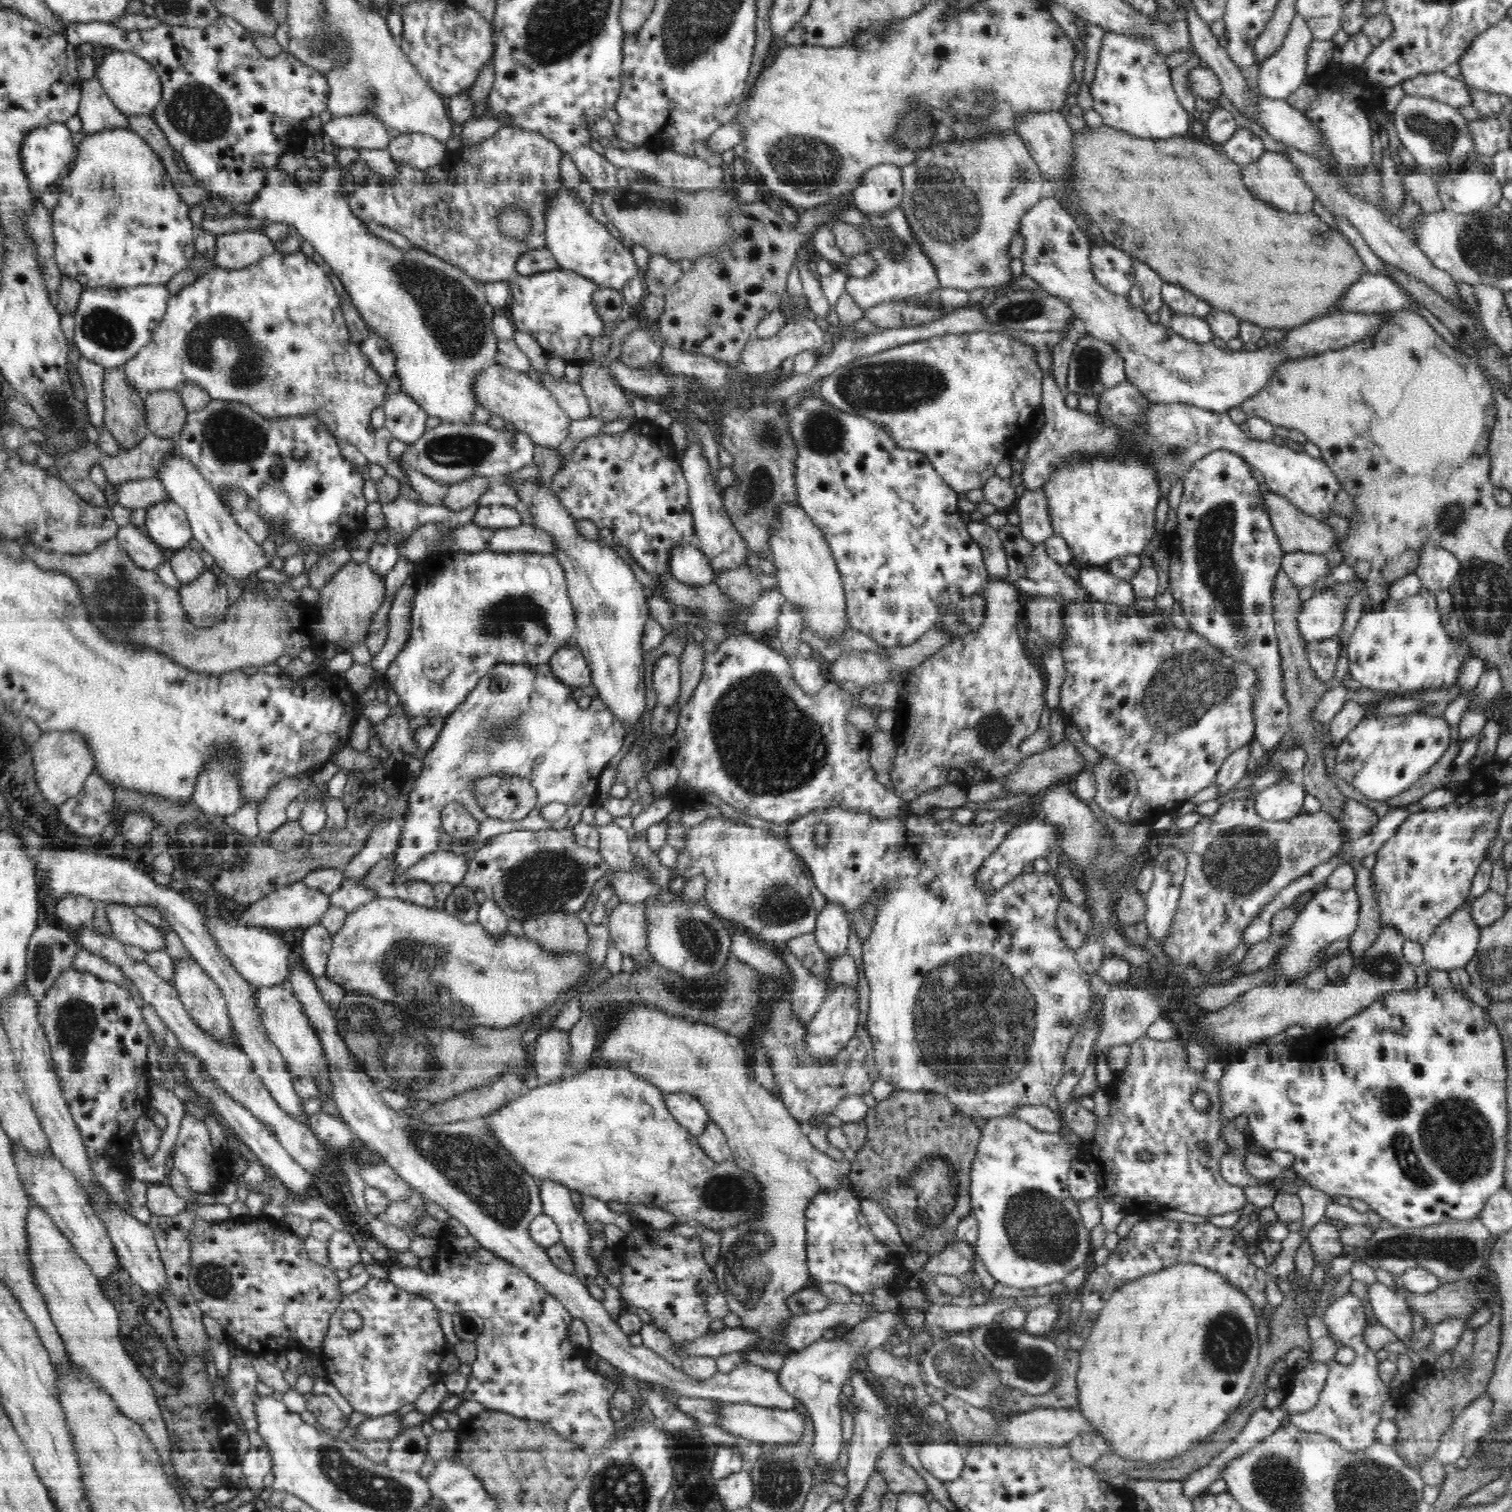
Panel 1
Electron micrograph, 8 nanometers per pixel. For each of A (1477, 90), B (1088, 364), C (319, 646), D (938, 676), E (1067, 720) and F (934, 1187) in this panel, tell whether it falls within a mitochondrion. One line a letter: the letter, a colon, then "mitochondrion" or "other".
A: other
B: mitochondrion
C: other
D: other
E: other
F: mitochondrion

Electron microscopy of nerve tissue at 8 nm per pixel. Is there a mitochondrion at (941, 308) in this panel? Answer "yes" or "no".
no

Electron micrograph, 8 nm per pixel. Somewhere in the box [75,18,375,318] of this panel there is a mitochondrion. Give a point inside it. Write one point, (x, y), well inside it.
(197, 111)

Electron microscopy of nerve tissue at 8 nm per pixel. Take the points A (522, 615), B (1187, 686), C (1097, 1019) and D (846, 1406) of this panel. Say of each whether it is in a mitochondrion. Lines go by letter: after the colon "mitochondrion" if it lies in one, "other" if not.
A: mitochondrion
B: mitochondrion
C: other
D: other

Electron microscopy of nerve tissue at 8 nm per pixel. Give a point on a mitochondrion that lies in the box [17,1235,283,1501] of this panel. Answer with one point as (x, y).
(141, 1332)

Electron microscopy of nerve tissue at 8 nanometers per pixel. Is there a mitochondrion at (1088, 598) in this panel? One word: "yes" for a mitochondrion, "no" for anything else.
no

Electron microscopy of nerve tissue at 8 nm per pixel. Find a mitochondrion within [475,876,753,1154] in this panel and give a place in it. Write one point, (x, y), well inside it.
(701, 940)

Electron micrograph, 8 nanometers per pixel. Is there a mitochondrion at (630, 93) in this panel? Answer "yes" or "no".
no

